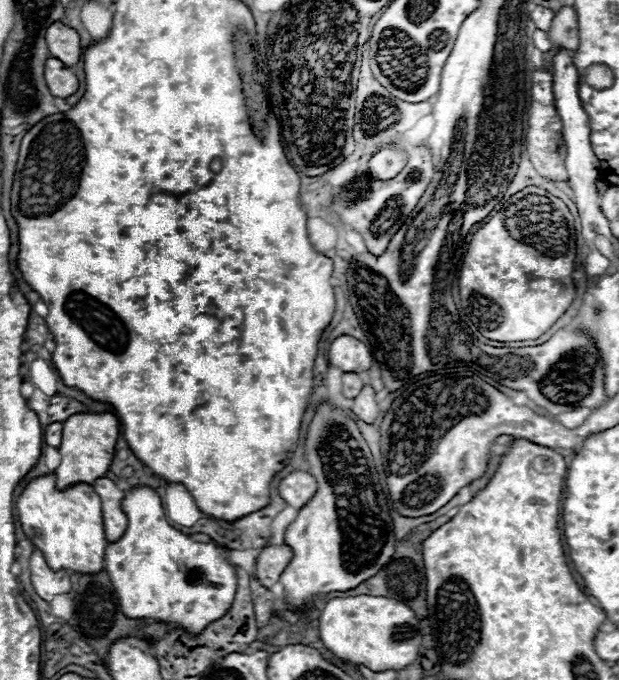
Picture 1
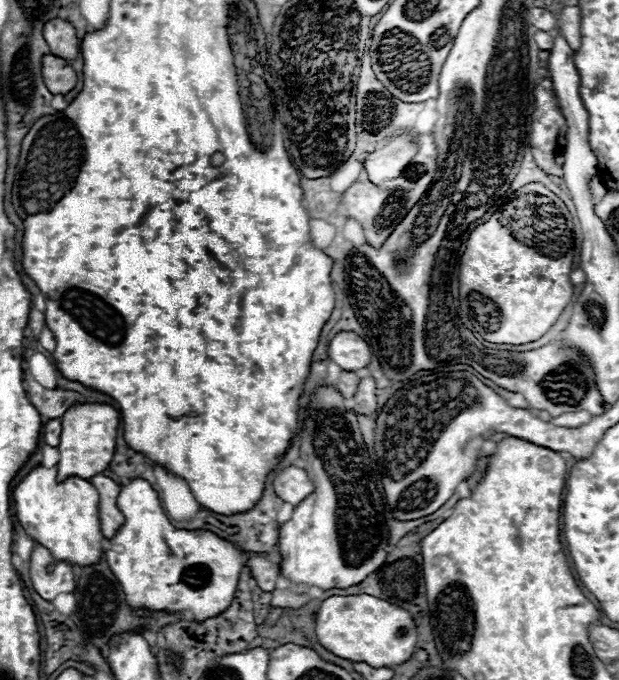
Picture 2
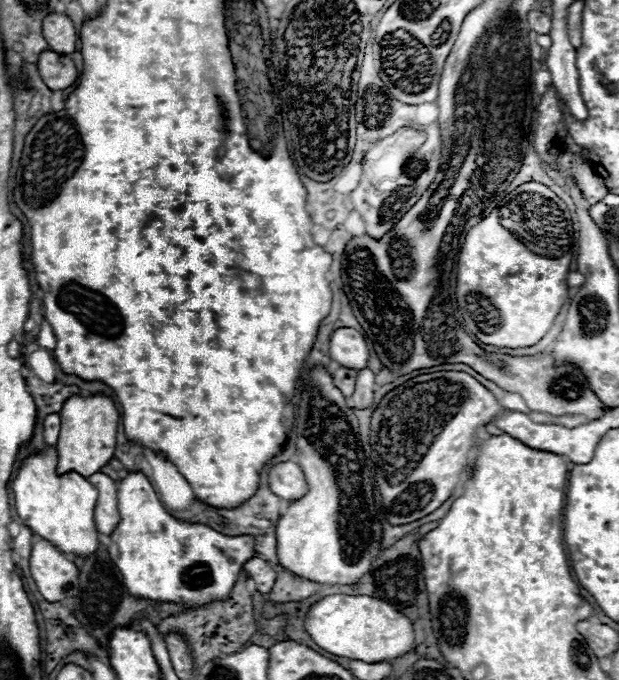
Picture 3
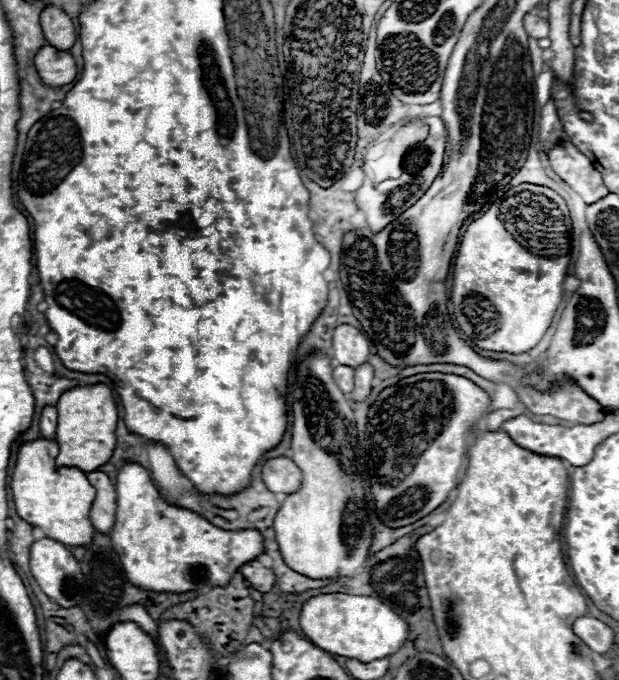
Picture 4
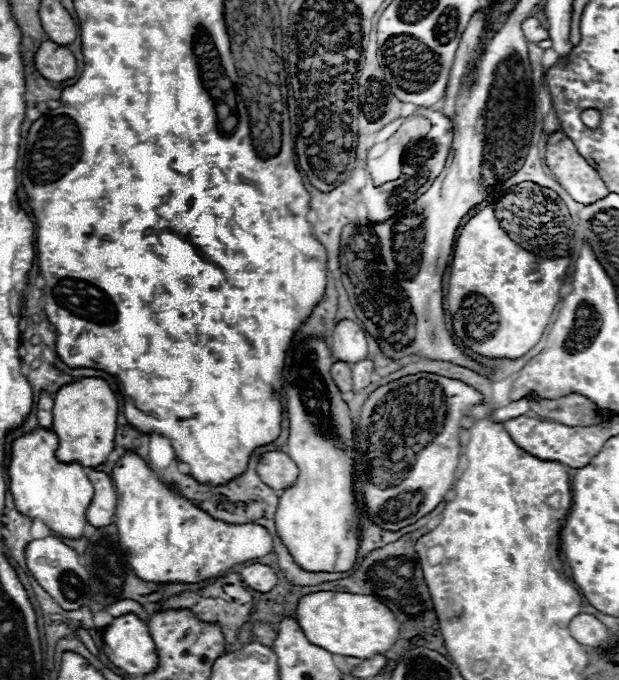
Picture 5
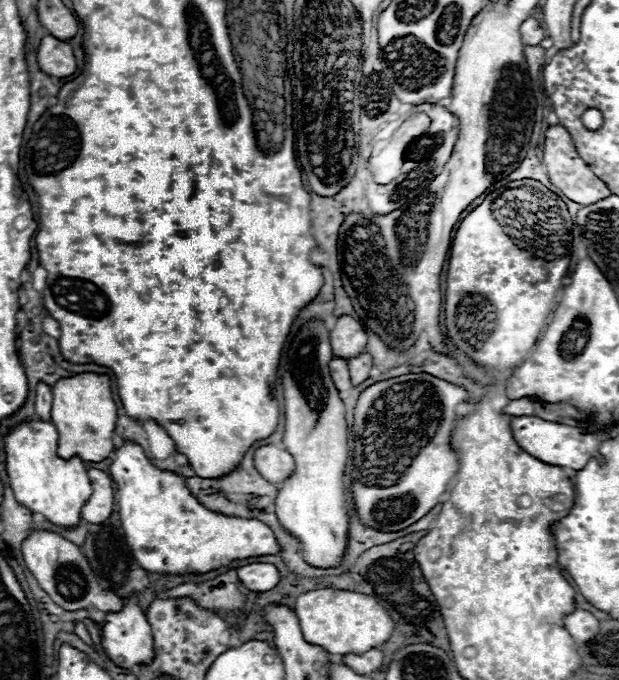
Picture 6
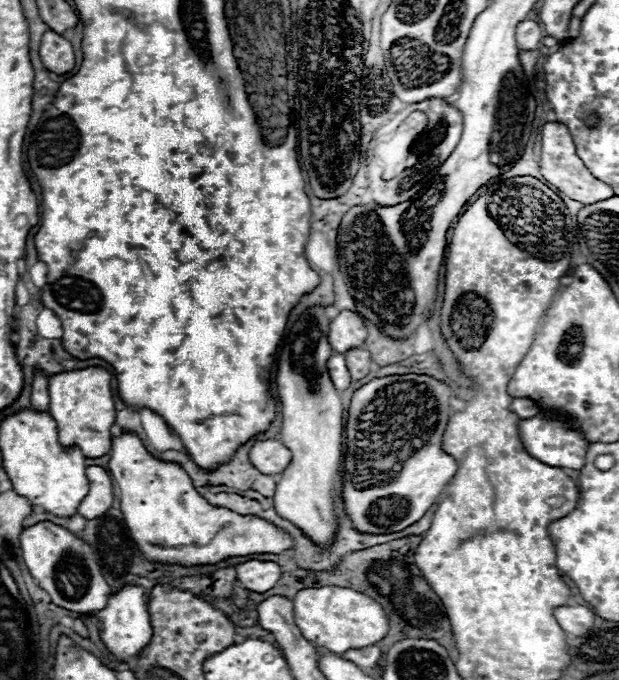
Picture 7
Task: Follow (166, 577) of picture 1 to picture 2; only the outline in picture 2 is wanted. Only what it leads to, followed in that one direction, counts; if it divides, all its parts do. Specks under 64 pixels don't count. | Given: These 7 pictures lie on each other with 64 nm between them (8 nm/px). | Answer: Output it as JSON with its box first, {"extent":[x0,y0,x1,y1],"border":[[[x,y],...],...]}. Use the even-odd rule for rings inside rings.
{"extent":[106,480,244,622],"border":[[[132,480],[126,486],[120,488],[118,496],[118,508],[124,514],[126,522],[118,530],[118,534],[110,540],[110,548],[106,550],[106,562],[122,586],[126,604],[132,610],[148,610],[148,612],[168,612],[168,614],[184,614],[192,622],[204,622],[212,616],[218,616],[224,612],[236,592],[238,586],[238,574],[244,566],[244,558],[240,552],[244,552],[240,546],[234,546],[222,538],[218,538],[212,532],[202,530],[178,530],[170,524],[168,516],[164,514],[162,502],[158,492],[146,482],[146,480]]]}

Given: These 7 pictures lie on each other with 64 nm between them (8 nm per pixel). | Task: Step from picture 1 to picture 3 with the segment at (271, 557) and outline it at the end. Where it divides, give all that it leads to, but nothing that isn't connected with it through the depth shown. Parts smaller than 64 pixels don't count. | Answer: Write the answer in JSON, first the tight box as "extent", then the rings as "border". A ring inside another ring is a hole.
{"extent":[244,556,276,594],"border":[[[254,556],[254,558],[250,558],[250,560],[244,564],[244,570],[246,570],[248,576],[256,582],[256,590],[258,590],[258,592],[268,594],[268,592],[272,590],[274,582],[276,582],[276,572],[274,572],[274,568],[272,568],[266,560]]]}

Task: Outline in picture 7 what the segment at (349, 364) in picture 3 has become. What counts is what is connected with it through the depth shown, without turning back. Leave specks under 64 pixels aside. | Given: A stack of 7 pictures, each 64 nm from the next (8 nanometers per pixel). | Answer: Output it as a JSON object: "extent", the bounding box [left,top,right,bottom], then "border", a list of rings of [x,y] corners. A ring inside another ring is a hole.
{"extent":[328,310,368,354],"border":[[[350,310],[340,312],[330,324],[328,342],[338,354],[346,354],[352,348],[360,348],[366,342],[366,338],[368,330],[364,326],[364,320]]]}

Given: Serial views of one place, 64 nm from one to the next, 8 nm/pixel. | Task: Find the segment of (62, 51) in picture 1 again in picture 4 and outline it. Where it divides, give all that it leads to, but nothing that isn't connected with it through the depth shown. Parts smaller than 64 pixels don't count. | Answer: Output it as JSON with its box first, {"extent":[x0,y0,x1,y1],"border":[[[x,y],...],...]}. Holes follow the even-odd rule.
{"extent":[40,6,76,50],"border":[[[48,6],[40,16],[40,24],[48,44],[56,50],[70,50],[74,46],[76,28],[72,24],[72,18],[64,10]]]}

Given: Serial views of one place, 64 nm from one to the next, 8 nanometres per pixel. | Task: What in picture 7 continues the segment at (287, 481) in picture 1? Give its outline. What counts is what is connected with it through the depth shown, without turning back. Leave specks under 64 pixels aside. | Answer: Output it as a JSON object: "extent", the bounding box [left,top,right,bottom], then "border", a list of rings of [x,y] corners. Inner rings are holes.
{"extent":[250,440,292,476],"border":[[[280,440],[256,442],[250,450],[250,462],[268,476],[280,476],[292,460],[290,450]]]}

